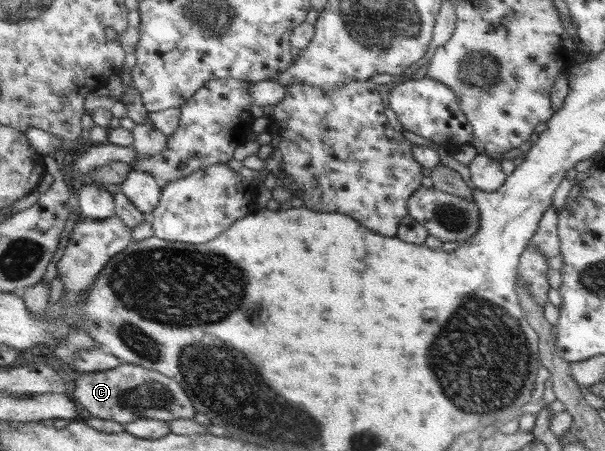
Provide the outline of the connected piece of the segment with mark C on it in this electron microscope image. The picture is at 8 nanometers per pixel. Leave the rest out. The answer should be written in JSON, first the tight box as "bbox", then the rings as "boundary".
{"bbox":[71,362,198,424],"boundary":[[[131,362],[119,364],[115,369],[80,374],[71,395],[91,416],[121,424],[143,418],[166,422],[193,419],[198,412],[189,394],[177,380]]]}

